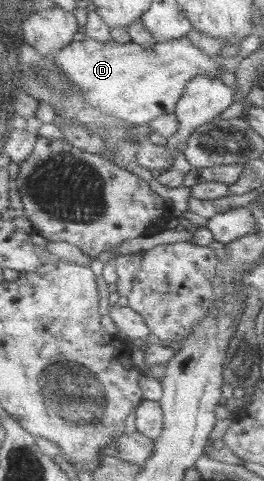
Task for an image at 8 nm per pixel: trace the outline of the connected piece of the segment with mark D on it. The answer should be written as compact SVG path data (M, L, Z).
M86 37L83 41L74 41L60 50L55 57L56 62L72 81L74 86L86 97L91 107L99 108L106 114L125 120L131 125L146 125L150 121L167 115L176 113L177 104L180 102L182 94L188 87L188 83L196 77L217 77L221 78L223 65L221 56L210 56L203 49L189 41L187 37L164 42L156 42L153 47L143 49L138 43L119 43L111 40L101 43L95 39Z

